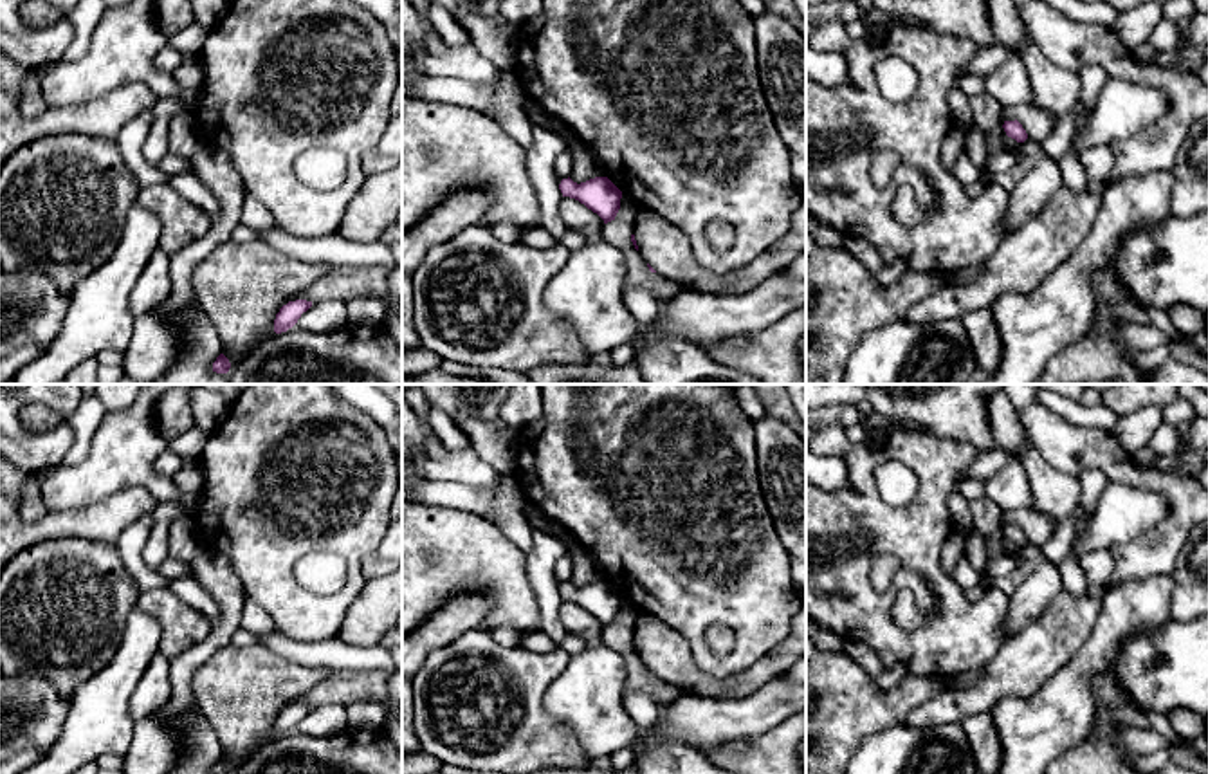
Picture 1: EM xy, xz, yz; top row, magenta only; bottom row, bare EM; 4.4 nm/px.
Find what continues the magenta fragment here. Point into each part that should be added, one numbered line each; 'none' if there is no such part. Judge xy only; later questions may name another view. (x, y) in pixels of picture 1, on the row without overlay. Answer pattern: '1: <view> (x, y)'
none

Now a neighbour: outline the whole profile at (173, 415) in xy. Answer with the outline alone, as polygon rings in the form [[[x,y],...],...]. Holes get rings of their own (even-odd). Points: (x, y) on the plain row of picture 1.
[[[177,384],[166,390],[155,404],[157,428],[168,440],[195,426],[191,388],[193,384]]]

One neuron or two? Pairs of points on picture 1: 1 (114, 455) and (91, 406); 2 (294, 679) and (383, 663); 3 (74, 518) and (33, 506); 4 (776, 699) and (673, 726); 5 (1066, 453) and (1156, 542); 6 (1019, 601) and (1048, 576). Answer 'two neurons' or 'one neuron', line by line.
1: two neurons
2: two neurons
3: two neurons
4: one neuron
5: one neuron
6: one neuron

